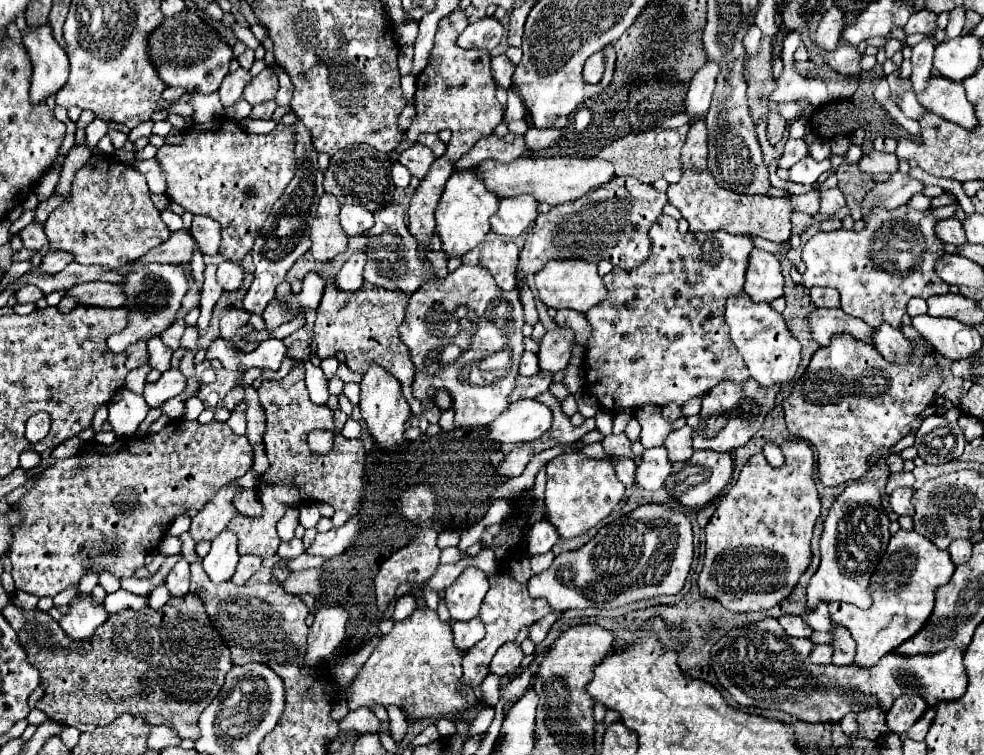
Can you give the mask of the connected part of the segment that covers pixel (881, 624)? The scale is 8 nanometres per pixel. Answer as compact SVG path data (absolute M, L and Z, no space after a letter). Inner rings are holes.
M900 528L890 538L890 544L872 576L870 592L874 596L874 604L868 610L860 610L844 602L830 604L830 618L836 624L846 626L858 644L856 664L876 664L886 652L894 652L902 642L918 634L928 616L932 616L936 588L948 584L954 570L956 566L950 560L948 550L938 550L922 534Z

